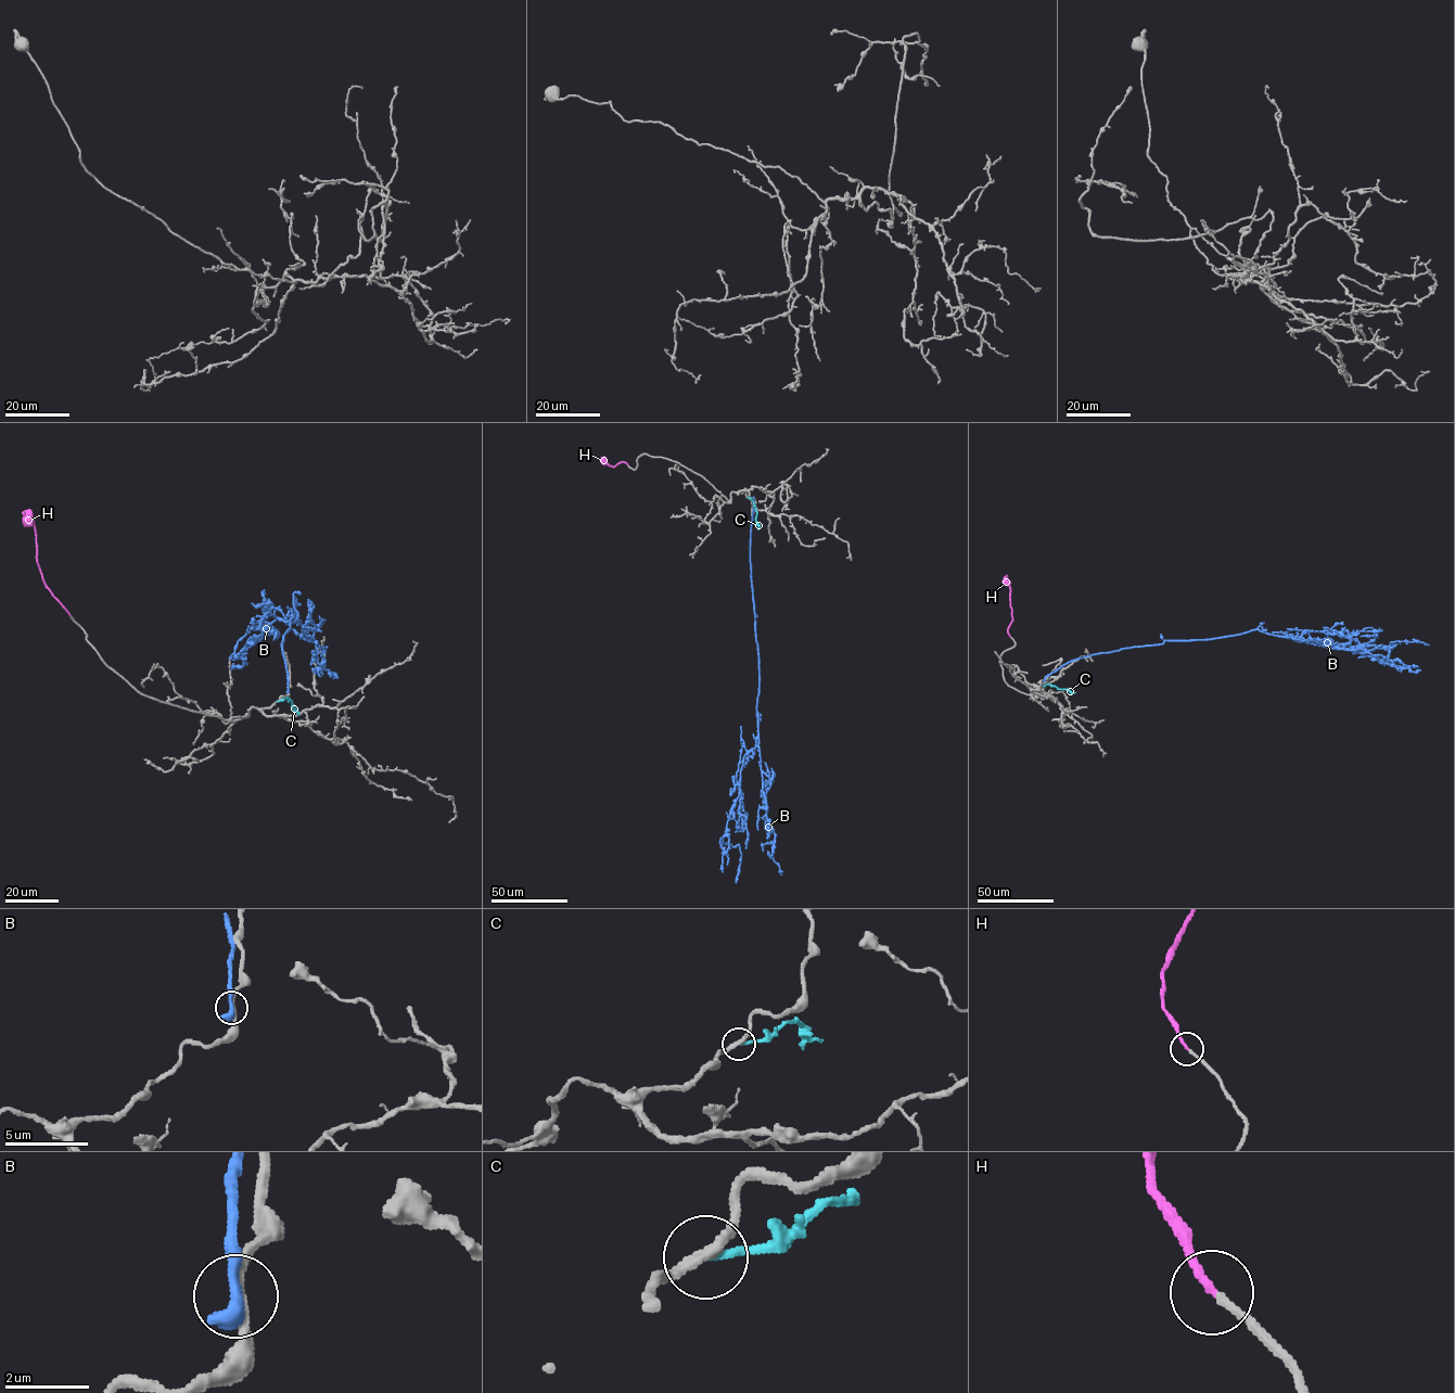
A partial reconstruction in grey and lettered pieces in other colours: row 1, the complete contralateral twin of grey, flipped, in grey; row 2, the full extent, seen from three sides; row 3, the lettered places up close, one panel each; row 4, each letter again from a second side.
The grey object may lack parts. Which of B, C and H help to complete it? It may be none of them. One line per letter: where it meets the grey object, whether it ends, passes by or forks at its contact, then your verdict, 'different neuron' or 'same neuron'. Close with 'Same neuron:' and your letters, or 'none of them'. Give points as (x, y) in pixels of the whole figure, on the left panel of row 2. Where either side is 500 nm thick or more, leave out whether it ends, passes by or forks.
B: (288, 690) | different neuron
C: (278, 701) | it ends | different neuron
H: (69, 615) | it ends | same neuron
Same neuron: H

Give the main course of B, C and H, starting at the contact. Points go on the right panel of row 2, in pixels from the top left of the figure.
B: (1044, 680), (1069, 662), (1094, 654), (1256, 629), (1383, 660), (1391, 642), (1428, 644)
C: (1043, 686), (1050, 685), (1075, 693)
H: (1010, 636), (1010, 588), (1004, 577)

